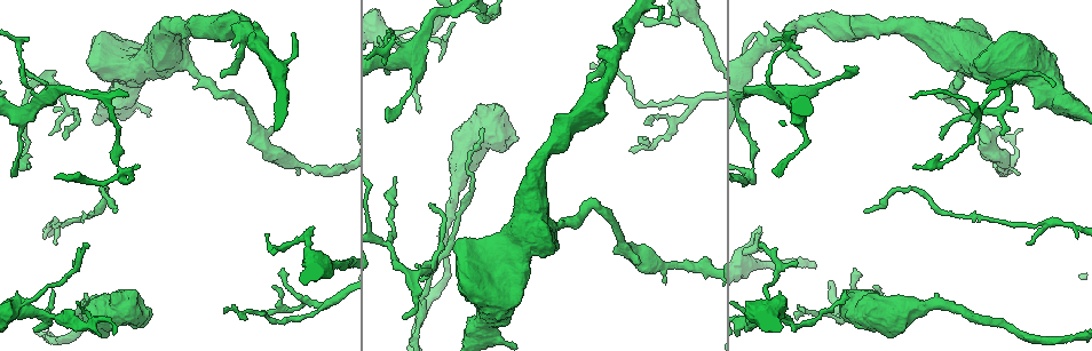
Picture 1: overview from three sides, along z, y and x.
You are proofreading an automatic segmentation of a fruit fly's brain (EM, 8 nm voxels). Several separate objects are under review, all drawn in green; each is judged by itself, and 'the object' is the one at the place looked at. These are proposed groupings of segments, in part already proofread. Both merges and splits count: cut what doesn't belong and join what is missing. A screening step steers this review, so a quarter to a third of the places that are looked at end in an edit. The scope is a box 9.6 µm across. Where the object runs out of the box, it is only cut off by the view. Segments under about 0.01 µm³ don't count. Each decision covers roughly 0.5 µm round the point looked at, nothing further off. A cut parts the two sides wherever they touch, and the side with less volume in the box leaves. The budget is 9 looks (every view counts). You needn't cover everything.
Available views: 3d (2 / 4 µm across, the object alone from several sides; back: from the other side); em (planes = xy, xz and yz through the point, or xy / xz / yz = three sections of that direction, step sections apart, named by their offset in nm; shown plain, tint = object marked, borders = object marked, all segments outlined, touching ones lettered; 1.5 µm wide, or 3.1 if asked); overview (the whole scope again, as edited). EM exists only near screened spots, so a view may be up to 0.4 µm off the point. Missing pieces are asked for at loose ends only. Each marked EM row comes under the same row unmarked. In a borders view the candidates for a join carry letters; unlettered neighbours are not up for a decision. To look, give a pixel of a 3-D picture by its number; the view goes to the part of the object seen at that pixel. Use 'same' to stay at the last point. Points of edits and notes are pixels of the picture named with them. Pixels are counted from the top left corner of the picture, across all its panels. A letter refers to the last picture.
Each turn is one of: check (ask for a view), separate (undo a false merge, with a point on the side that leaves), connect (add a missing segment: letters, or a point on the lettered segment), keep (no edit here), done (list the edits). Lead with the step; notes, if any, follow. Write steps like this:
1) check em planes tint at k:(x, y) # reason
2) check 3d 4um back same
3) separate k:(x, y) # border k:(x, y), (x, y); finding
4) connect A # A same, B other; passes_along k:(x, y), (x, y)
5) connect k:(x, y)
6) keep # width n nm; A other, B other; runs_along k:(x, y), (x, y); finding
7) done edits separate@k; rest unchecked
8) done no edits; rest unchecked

check em planes borders at 1:(56, 245) # thin end

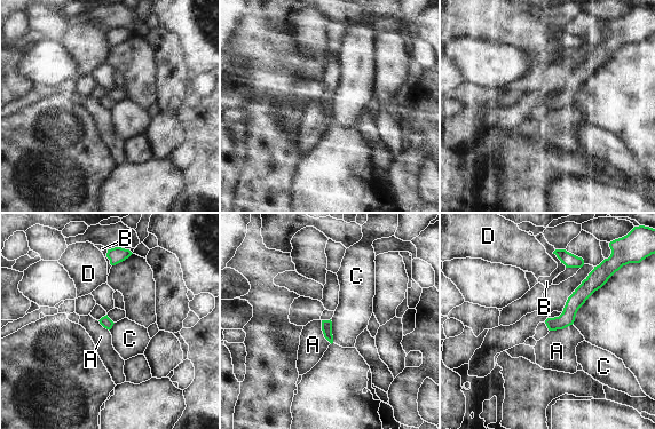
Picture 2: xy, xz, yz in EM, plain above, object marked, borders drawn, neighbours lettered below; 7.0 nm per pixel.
keep # longest_contact A 180 nm; A other, B other, C other, D other; none of them fits

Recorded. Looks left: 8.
check 3d 4um at 1:(664, 283) # stops while still wide

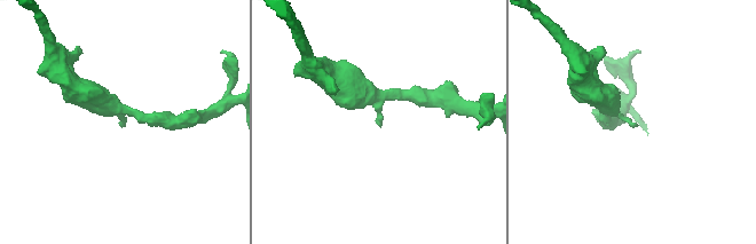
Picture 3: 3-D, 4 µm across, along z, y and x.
check em xz step 4 tint at 3:(121, 123) # now the EM

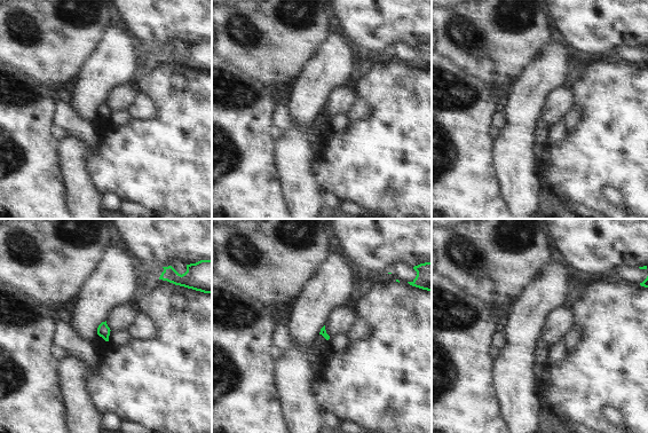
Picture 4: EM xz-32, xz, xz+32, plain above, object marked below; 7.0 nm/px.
check em planes borders same

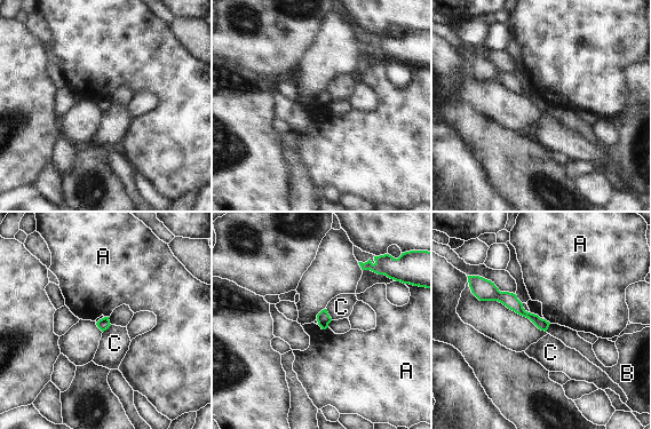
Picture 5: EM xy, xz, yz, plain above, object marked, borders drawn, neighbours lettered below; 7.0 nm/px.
keep # A other, B other, C other; no lettered segment goes on from it

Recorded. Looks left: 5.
check em planes borders at 1:(268, 235) # thin end

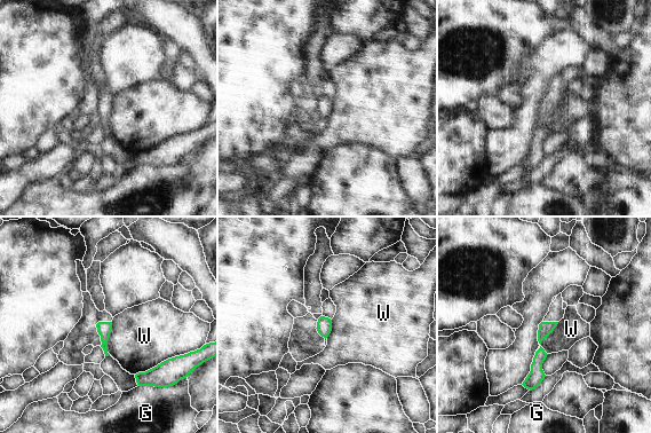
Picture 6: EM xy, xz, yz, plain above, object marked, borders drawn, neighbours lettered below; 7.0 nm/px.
keep # G other, W other; border 6:(182, 354), (168, 357), (135, 375); none of them fits

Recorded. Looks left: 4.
check em xz step 8 tint at 1:(771, 171) # an open end

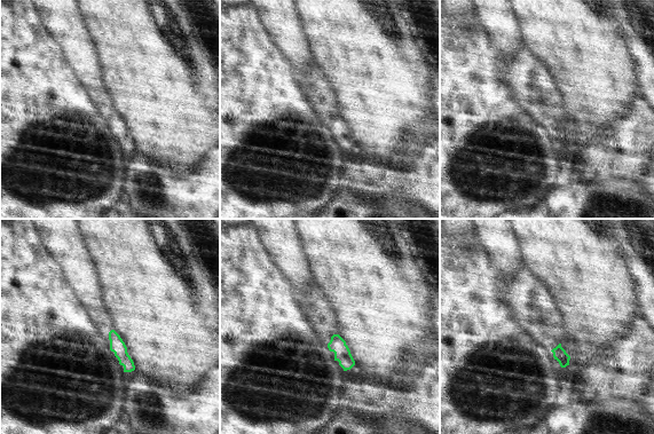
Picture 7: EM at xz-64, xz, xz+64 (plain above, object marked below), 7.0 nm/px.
check em planes tint same # cut it another way

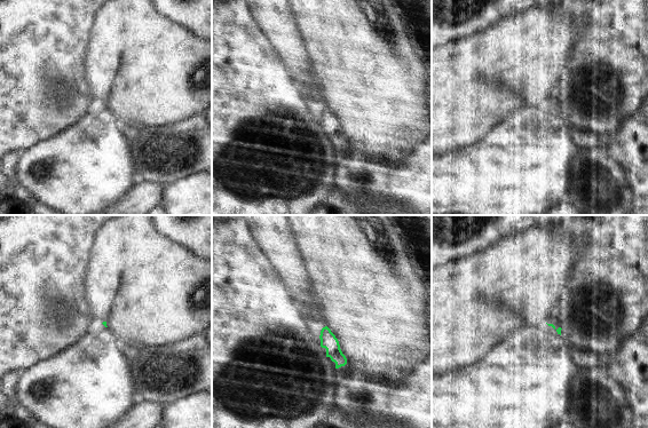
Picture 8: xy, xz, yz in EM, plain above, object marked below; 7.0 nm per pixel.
check em planes borders same # what lies round it

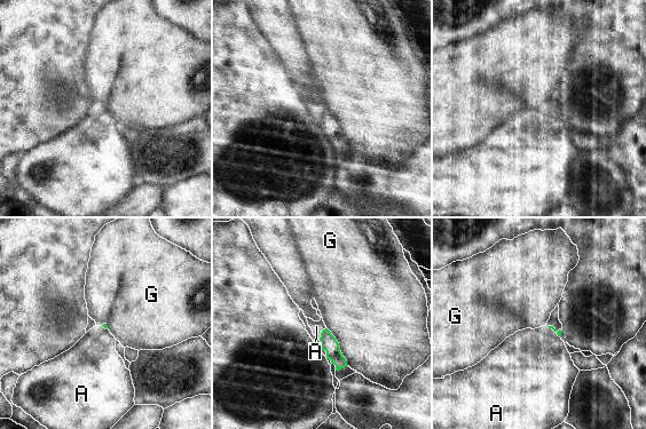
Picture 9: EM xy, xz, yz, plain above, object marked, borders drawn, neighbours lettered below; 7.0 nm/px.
keep # longest_contact G 300 nm; A other, G other; none of them fits

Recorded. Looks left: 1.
done no edits; rest unchecked

